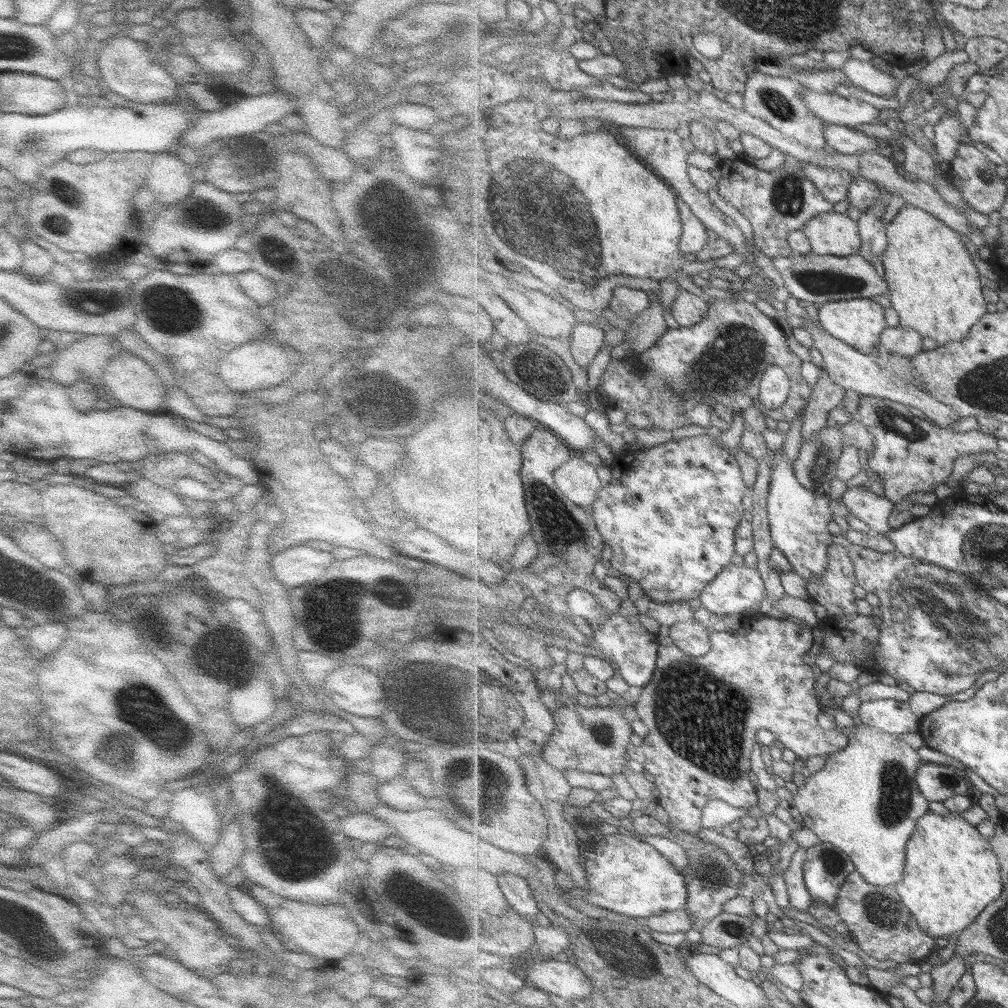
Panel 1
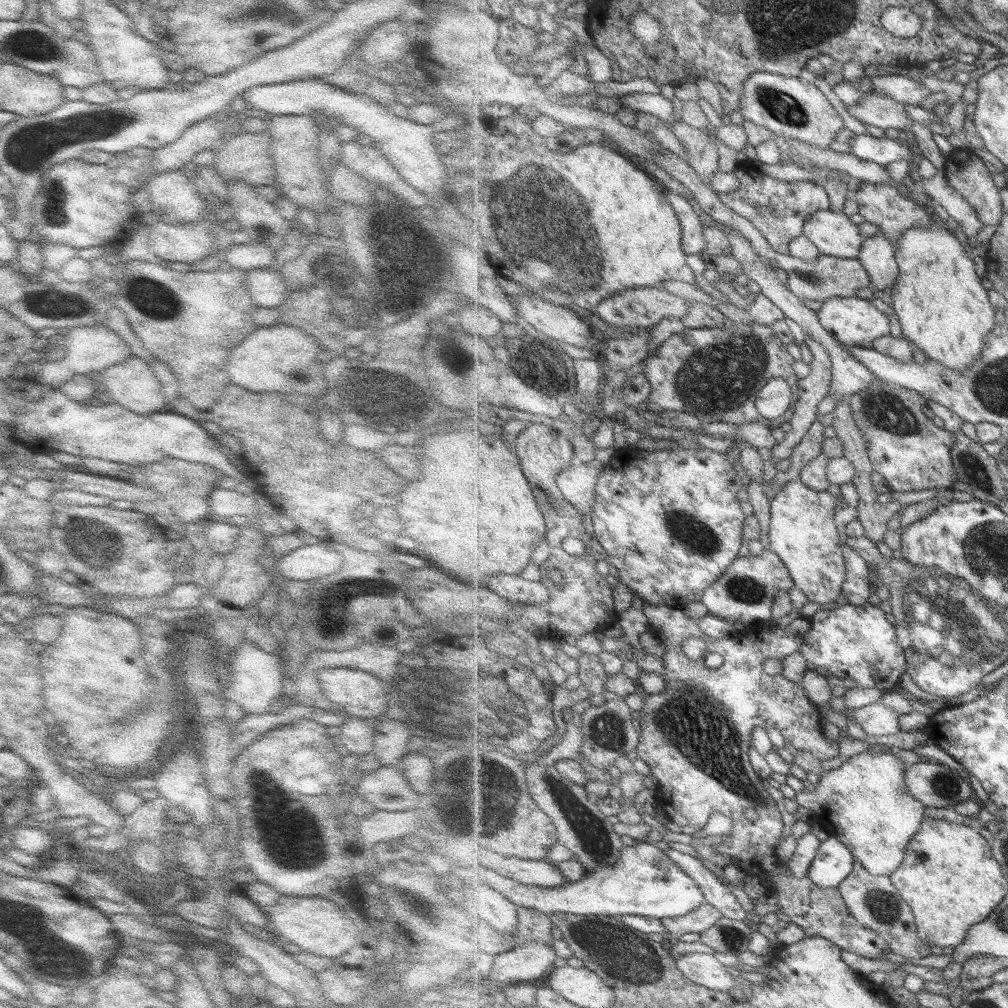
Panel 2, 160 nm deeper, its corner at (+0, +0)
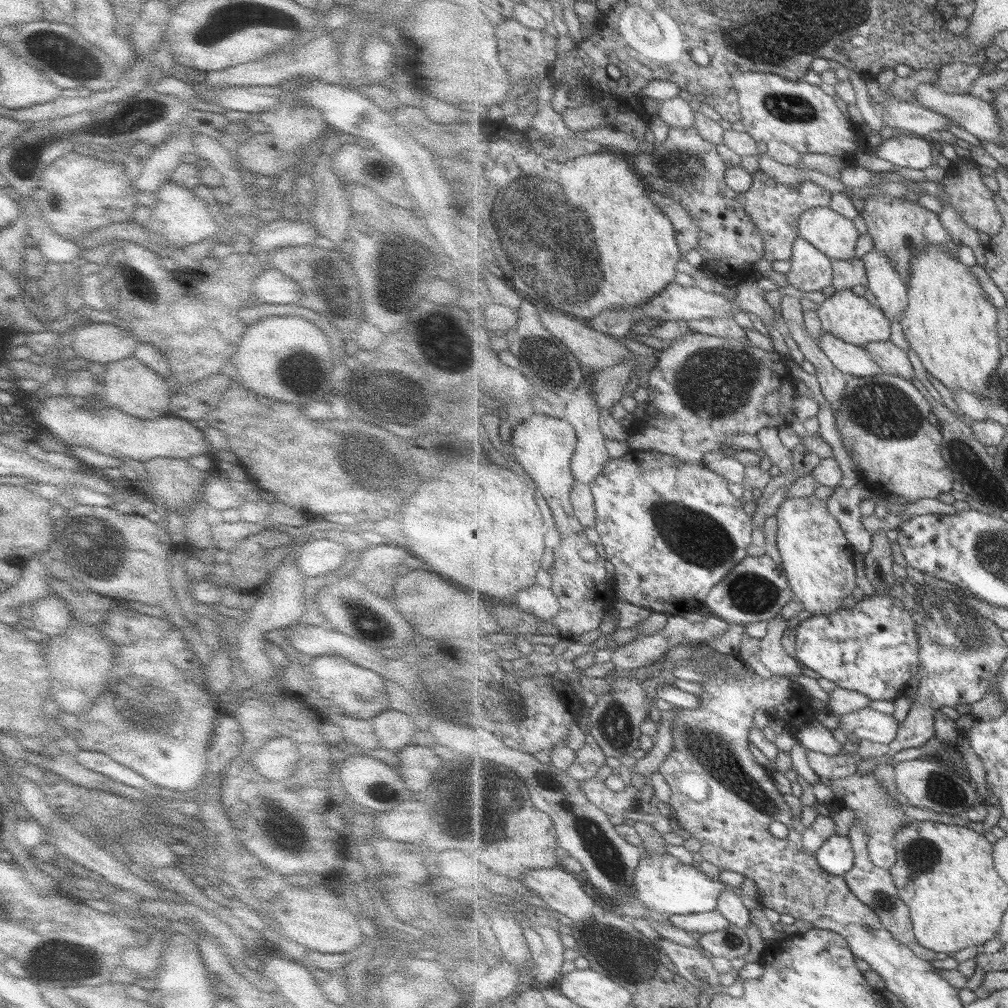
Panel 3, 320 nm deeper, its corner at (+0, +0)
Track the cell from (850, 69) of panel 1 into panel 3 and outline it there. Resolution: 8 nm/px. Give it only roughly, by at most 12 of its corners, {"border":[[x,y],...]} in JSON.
{"border":[[931,84],[915,100],[980,140],[1003,141],[993,103]]}

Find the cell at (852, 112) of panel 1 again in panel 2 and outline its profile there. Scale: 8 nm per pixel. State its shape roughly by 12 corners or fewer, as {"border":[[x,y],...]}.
{"border":[[881,92],[847,112],[864,125],[910,130],[904,104]]}

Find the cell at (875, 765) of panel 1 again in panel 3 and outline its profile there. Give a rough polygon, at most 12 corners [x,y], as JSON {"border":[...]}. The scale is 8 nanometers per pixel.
{"border":[[875,772],[829,788],[869,835],[870,858],[890,868],[896,832],[911,822]]}

